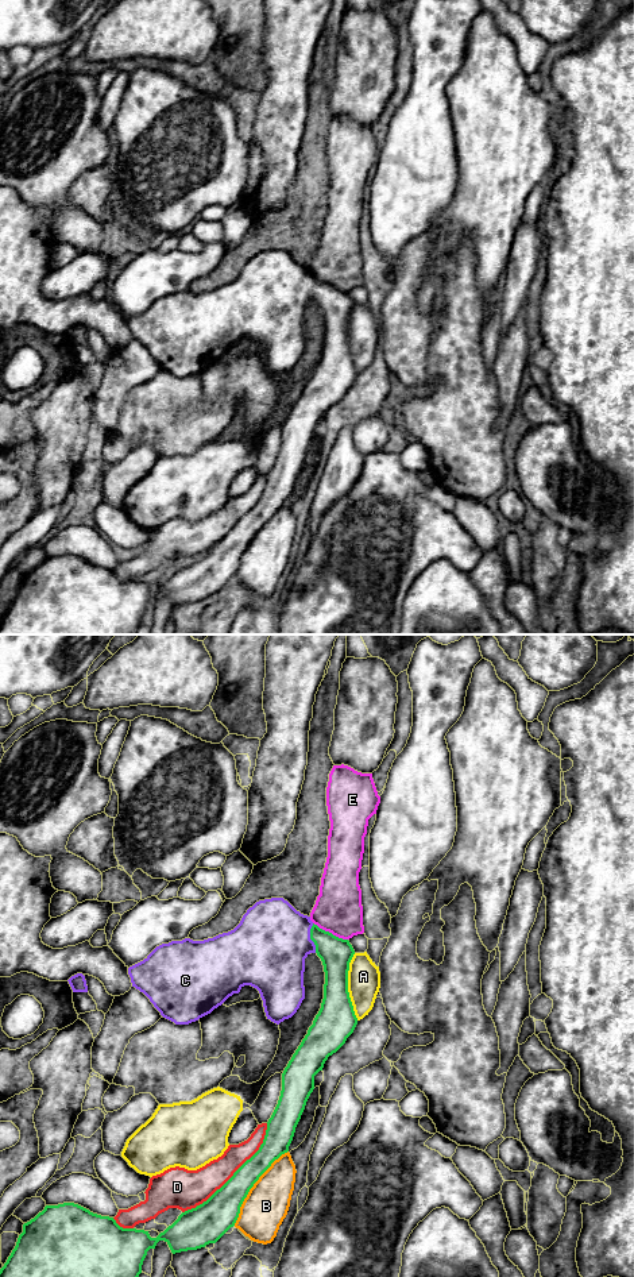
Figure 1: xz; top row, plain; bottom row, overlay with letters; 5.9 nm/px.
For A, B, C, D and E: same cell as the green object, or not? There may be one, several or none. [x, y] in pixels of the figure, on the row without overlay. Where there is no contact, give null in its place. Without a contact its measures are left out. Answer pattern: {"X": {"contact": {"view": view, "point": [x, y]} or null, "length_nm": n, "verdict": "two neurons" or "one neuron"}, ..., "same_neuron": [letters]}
{"A": {"contact": {"view": "xz", "point": [347, 339]}, "length_nm": 400, "verdict": "two neurons"}, "B": {"contact": {"view": "xz", "point": [252, 537]}, "length_nm": 550, "verdict": "two neurons"}, "C": {"contact": {"view": "xz", "point": [310, 290]}, "length_nm": 180, "verdict": "one neuron"}, "D": {"contact": {"view": "xz", "point": [234, 527]}, "length_nm": 750, "verdict": "two neurons"}, "E": {"contact": {"view": "xz", "point": [331, 285]}, "length_nm": 240, "verdict": "two neurons"}, "same_neuron": ["C"]}

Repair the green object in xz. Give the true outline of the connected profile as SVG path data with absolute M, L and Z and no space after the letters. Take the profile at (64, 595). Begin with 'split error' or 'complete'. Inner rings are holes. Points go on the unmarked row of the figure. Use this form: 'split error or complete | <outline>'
split error | M271 250L259 252L250 259L240 275L228 285L204 293L185 290L182 293L162 296L143 313L128 320L132 339L143 344L161 367L175 377L189 377L210 366L229 348L239 346L244 337L251 337L259 343L267 371L279 377L285 371L291 370L305 351L305 310L310 305L316 305L324 317L324 351L313 377L309 379L308 386L282 425L281 448L267 474L266 487L259 502L206 553L182 564L178 571L156 590L151 590L148 583L144 582L123 580L113 570L93 566L74 555L46 558L34 571L23 576L23 585L19 587L15 601L0 621L0 634L136 634L142 625L142 617L147 603L155 601L159 593L165 593L173 606L197 602L209 595L216 595L235 578L240 566L240 559L250 541L275 512L289 504L295 479L314 441L314 428L322 423L328 409L345 396L357 377L357 370L348 344L348 323L355 302L348 292L339 290L320 281L310 273L310 269L297 263L283 250Z

